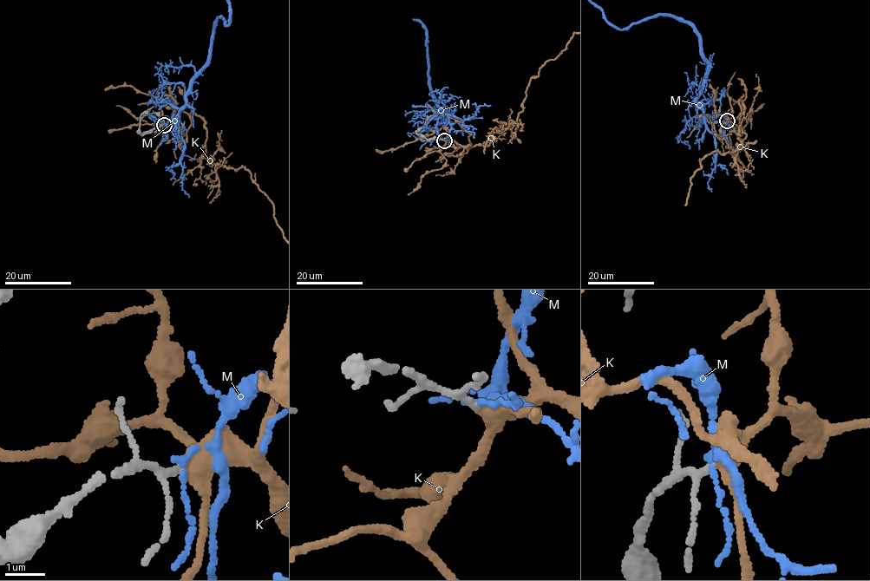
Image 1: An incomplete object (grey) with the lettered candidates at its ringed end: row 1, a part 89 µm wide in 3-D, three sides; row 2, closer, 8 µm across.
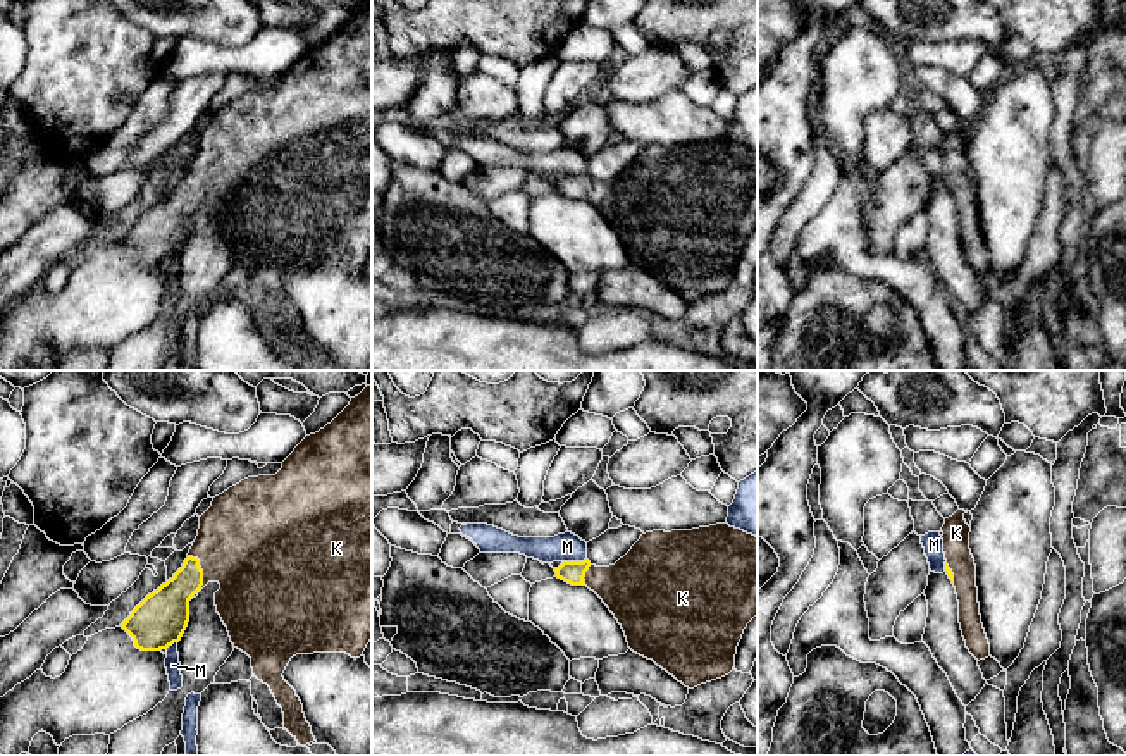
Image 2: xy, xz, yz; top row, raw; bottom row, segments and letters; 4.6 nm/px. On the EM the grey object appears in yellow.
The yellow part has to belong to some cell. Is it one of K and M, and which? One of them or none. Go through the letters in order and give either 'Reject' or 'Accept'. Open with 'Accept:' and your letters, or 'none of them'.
Accept: K
K: Accept
M: Reject

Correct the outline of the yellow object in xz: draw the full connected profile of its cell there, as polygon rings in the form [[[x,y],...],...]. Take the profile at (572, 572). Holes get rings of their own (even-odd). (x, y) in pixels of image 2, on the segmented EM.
[[[728,524],[646,532],[615,565],[563,561],[554,572],[594,591],[622,625],[628,648],[689,689],[733,670],[744,629],[758,615],[758,537]]]

